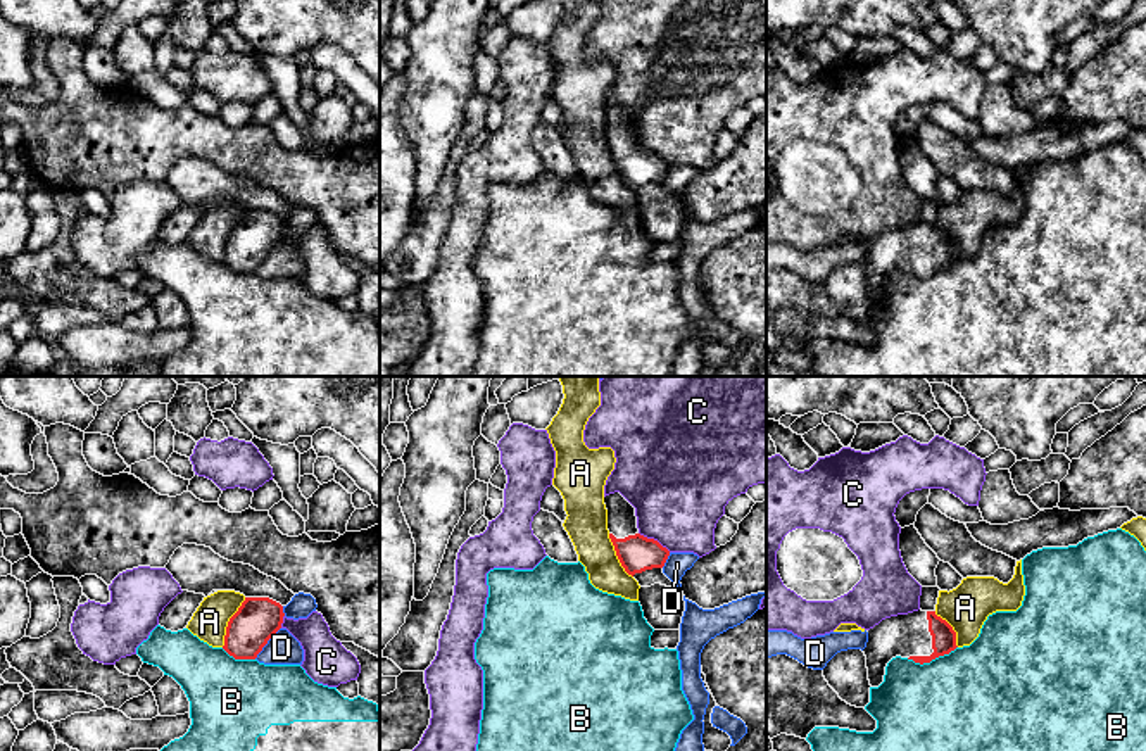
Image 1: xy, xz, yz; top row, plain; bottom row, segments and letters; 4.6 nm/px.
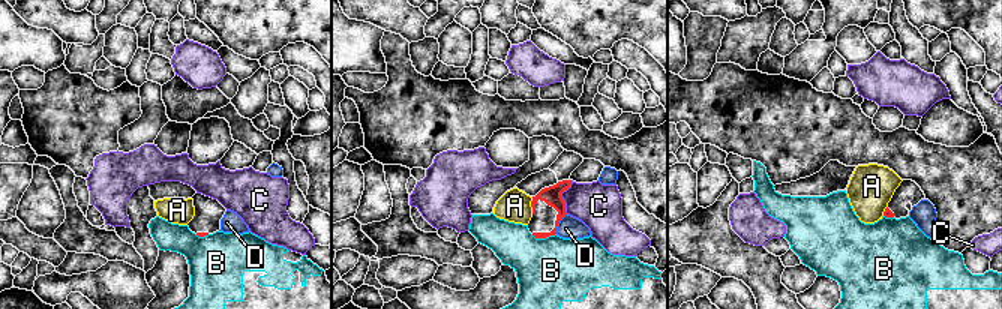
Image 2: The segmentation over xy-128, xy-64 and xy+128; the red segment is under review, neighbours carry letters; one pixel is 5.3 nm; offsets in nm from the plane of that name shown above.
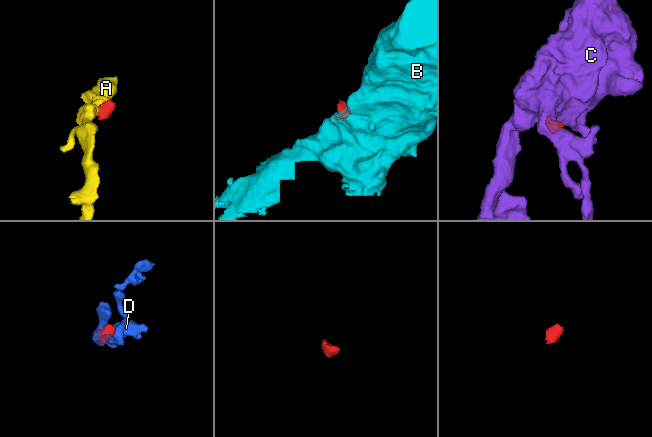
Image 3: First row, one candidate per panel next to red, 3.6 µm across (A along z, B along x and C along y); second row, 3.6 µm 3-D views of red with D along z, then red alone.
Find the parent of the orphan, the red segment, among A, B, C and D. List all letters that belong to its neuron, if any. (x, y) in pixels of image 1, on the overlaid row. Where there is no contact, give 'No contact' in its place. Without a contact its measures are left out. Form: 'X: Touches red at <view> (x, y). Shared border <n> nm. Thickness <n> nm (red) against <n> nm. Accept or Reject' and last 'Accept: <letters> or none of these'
A: Touches red at xy (228, 622). Shared border 260 nm. Thickness 200 nm (red) against 170 nm. Reject
B: Touches red at yz (931, 660). Shared border 240 nm. Thickness 110 nm (red) against 460 nm. Reject
C: Touches red at xz (653, 539). Shared border 180 nm. Thickness 170 nm (red) against 440 nm. Reject
D: Touches red at xy (266, 643). Shared border 200 nm. Thickness 200 nm (red) against 150 nm. Reject
Accept: none of these

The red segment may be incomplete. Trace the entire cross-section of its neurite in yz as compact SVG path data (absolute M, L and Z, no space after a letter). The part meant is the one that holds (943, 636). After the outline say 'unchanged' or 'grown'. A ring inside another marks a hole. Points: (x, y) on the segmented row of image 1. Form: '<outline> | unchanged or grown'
M918 609L891 616L866 632L868 642L863 653L872 687L884 682L885 666L896 656L923 665L958 647L956 632L935 611Z | grown

